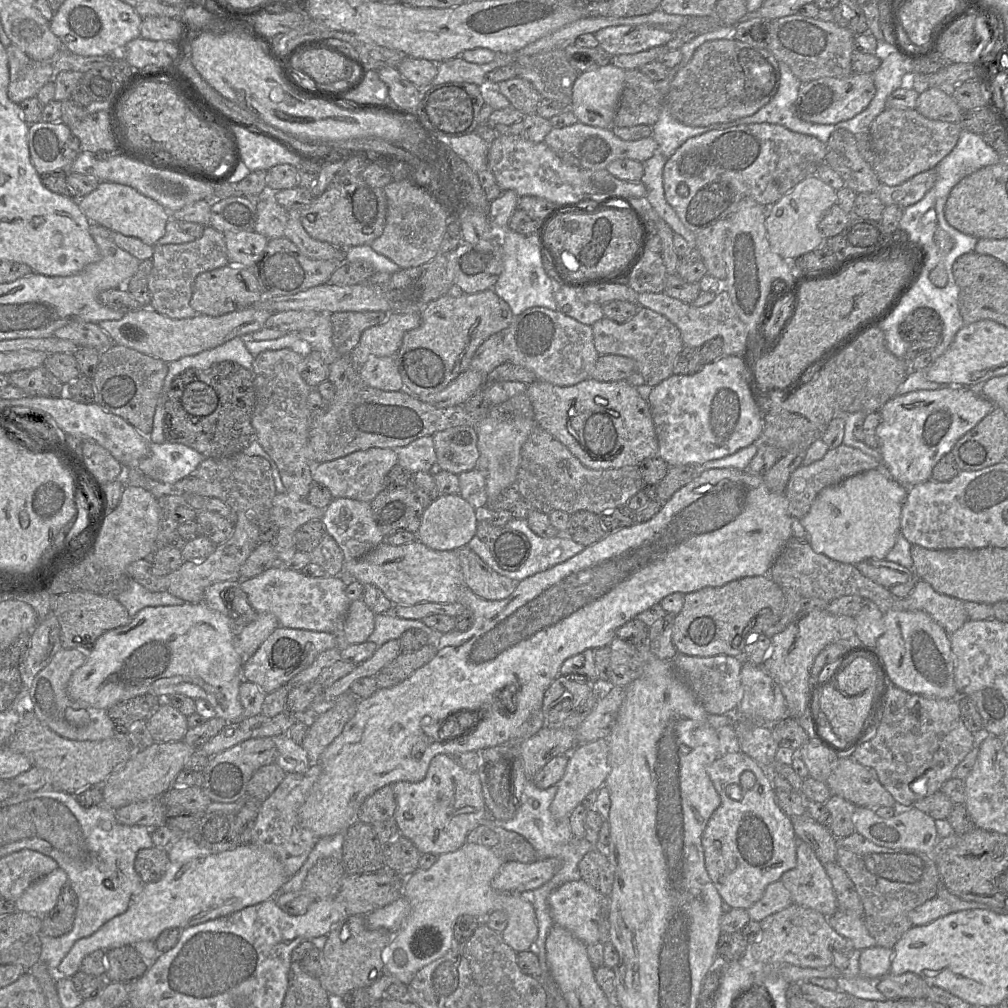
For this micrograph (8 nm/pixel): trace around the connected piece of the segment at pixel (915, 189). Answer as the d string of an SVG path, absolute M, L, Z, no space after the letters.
M933 168L896 186L880 184L876 194L885 206L897 205L904 209L920 201L933 187L936 179L936 169Z

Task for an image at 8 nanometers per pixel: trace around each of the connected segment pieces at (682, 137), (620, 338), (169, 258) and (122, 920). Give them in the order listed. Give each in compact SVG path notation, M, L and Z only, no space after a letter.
M661 108L657 122L652 126L652 136L658 144L656 153L660 152L667 159L689 138L711 130L722 130L732 127L732 122L711 124L709 126L689 126L677 121L667 110Z
M639 307L637 314L625 323L603 317L591 327L597 352L600 355L619 355L635 360L638 373L643 376L645 385L650 387L658 385L673 375L674 362L684 347L679 329L665 316L645 307Z
M210 225L205 226L200 238L183 244L156 245L154 247L152 271L149 277L151 293L150 308L173 319L191 318L197 313L190 301L193 284L204 272L227 266L229 260L224 234Z
M182 833L176 836L167 852L169 865L165 874L158 881L144 884L125 912L106 922L92 935L76 941L58 965L57 976L71 978L80 970L82 960L93 951L133 945L142 940L155 941L166 929L184 929L273 898L288 879L280 860L252 843L239 844L232 850L215 853L199 846L188 833Z

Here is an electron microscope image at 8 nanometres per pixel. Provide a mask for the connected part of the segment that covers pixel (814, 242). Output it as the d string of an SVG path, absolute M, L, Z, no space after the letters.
M816 175L799 182L767 209L765 226L771 249L783 259L796 259L819 248L824 243L819 222L823 214L836 203L837 190Z

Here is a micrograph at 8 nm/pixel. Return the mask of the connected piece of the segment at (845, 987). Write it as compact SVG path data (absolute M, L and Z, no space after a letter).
M858 949L849 952L849 965L845 970L840 971L842 975L836 978L838 989L858 999L886 1001L887 998L878 989L881 978L859 975L860 954L861 950Z

